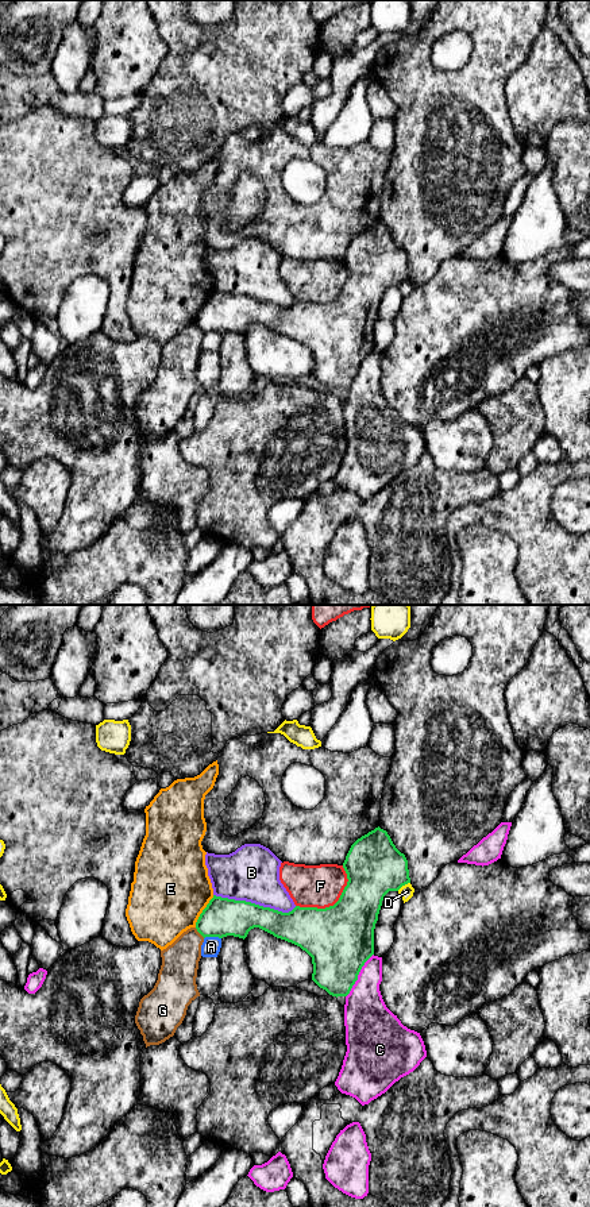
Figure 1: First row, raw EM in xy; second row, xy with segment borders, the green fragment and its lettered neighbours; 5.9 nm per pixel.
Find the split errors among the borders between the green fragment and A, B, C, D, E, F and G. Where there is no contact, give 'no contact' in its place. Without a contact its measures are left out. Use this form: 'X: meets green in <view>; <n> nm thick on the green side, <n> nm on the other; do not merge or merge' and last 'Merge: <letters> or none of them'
A: meets green in xy; 240 nm thick on the green side, 110 nm on the other; do not merge
B: meets green in xy; 240 nm thick on the green side, 320 nm on the other; do not merge
C: meets green in xy; 400 nm thick on the green side, 260 nm on the other; do not merge
D: meets green in xy; 340 nm thick on the green side, 80 nm on the other; do not merge
E: meets green in xy; 240 nm thick on the green side, 460 nm on the other; do not merge
F: meets green in xy; 400 nm thick on the green side, 260 nm on the other; do not merge
G: meets green in xy; 240 nm thick on the green side, 220 nm on the other; do not merge
Merge: none of them

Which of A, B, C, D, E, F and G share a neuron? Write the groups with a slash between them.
A / B / C E / D / F / G

